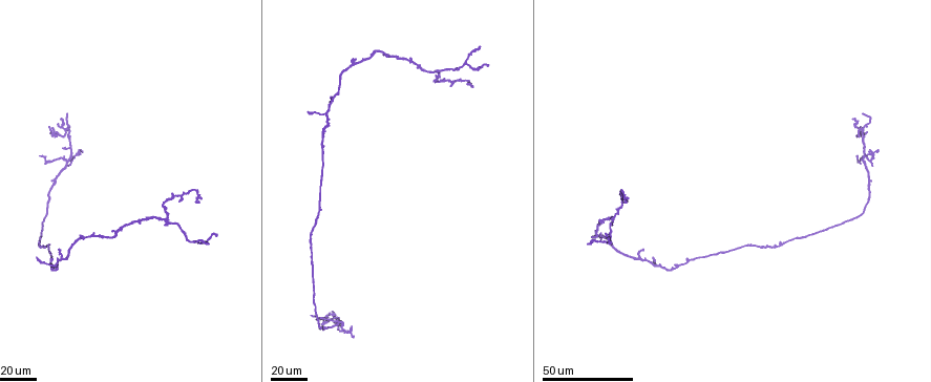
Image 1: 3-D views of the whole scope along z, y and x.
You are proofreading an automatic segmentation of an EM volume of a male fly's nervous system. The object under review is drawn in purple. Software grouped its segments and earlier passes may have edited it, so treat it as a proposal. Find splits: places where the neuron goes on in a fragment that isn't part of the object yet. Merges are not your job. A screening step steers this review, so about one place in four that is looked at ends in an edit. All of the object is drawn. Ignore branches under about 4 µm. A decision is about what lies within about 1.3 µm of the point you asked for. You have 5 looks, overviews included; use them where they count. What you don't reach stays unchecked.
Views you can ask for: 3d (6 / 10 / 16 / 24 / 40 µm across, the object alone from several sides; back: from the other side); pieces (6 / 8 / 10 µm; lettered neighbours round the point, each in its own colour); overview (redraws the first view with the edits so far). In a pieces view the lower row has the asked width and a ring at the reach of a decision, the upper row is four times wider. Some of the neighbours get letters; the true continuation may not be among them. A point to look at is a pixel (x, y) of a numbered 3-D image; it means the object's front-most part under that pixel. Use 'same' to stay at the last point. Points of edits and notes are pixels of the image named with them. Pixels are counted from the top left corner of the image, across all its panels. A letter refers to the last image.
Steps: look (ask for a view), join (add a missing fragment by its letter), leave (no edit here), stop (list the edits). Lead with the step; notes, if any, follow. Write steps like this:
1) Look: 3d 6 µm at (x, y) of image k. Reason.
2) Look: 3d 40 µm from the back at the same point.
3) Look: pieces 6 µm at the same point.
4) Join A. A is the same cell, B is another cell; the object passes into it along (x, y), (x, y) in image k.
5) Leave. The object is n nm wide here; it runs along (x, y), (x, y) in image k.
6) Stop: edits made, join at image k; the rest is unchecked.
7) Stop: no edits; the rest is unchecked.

Look: 3d 24 µm at (625, 200) of image 1. An open end.

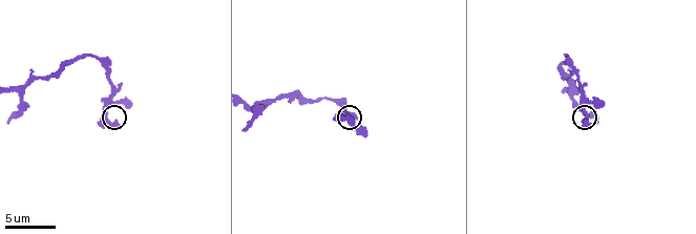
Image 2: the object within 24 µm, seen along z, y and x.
Look: pieces 10 µm at (592, 124) of image 2.

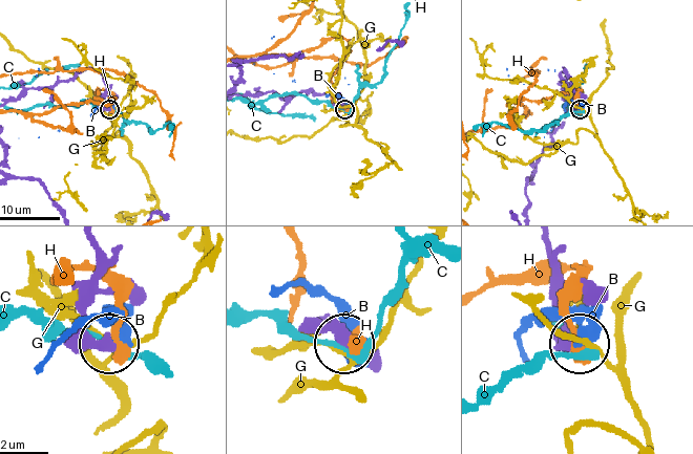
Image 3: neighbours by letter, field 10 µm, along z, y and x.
Leave. B, C, G and H are other cells; no lettered fragment goes on from it.

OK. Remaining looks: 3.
Look: 3d 24 µm at (173, 192) of image 1.

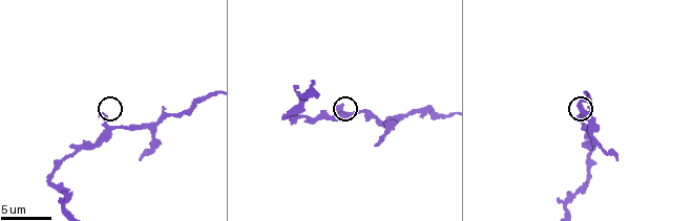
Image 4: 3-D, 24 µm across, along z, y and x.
Look: pieces 10 µm at (103, 114) of image 4.

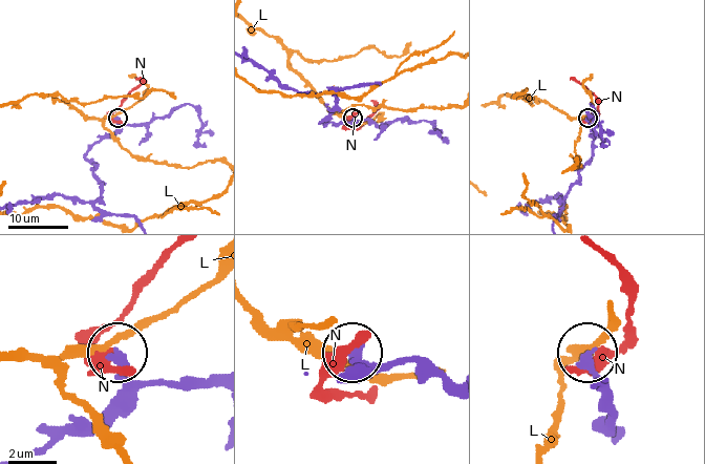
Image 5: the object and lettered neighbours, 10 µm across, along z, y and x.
Leave. L and N are other cells; none of them fits.

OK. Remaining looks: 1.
Stop: no edits; the rest is unchecked.

